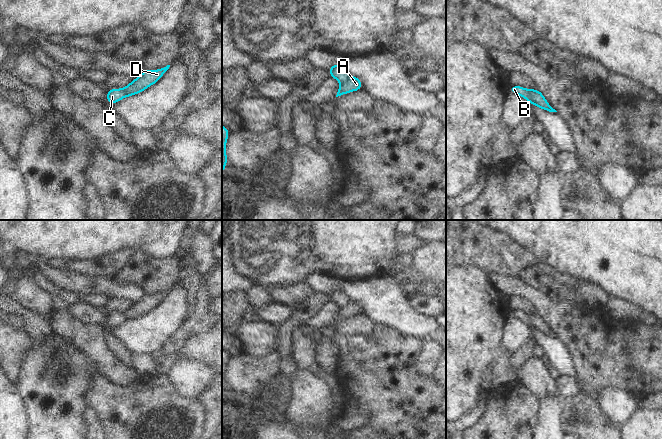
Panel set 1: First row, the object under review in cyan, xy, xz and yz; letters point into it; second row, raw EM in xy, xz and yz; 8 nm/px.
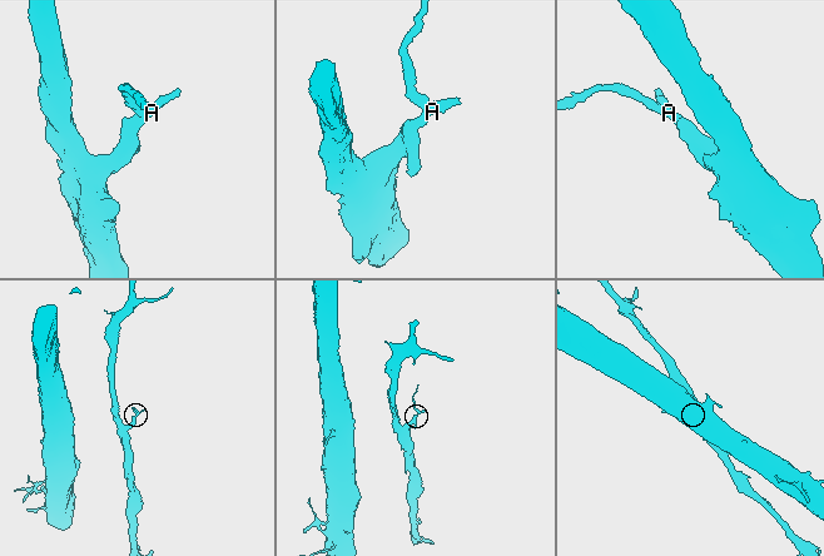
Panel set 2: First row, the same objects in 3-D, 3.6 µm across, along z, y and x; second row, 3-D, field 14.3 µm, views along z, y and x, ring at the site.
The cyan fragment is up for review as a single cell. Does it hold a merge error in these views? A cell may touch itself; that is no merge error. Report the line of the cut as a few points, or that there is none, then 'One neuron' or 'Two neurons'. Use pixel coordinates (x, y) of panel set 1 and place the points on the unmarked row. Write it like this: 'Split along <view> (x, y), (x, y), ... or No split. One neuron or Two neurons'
No split. One neuron

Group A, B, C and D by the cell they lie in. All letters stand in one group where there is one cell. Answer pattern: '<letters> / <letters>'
A B C D

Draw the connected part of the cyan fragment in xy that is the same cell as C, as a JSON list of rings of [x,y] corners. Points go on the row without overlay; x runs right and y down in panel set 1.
[[[167,289],[166,291],[155,295],[145,293],[144,296],[127,311],[123,313],[110,313],[107,316],[107,325],[111,328],[115,328],[126,320],[132,320],[145,314],[152,308],[156,307],[169,291],[170,289]]]

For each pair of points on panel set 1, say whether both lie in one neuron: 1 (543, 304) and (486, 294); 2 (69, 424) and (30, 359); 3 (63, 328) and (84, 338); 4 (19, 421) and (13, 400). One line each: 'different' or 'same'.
1: different
2: same
3: same
4: same

